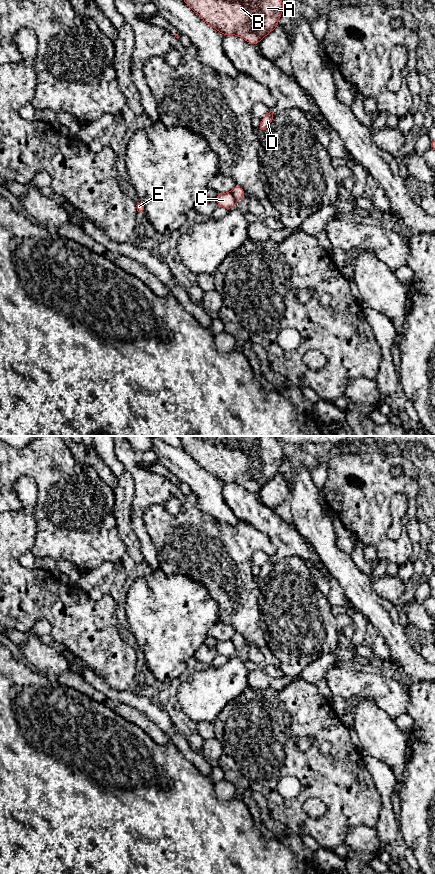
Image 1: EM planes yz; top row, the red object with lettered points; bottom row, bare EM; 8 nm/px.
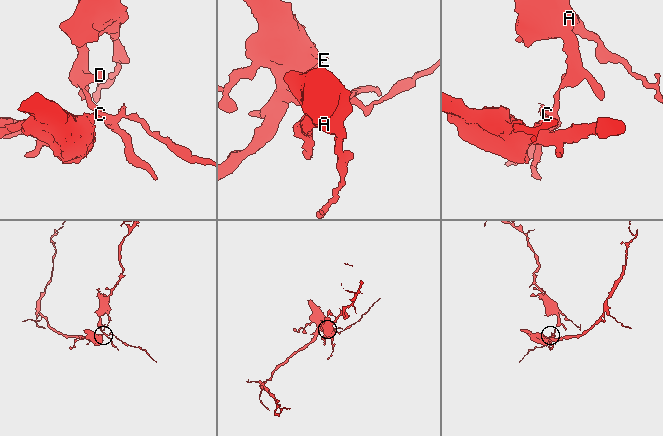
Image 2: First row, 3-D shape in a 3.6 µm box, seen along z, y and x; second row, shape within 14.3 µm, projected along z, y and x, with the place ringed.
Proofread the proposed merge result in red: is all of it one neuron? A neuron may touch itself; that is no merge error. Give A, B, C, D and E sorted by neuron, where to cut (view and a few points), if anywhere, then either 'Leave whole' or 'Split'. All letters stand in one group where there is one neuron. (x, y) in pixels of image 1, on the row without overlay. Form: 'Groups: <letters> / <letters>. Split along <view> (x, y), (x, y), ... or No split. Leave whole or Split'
Groups: A B D / C E. Split along yz (231, 639), (236, 648). Split

